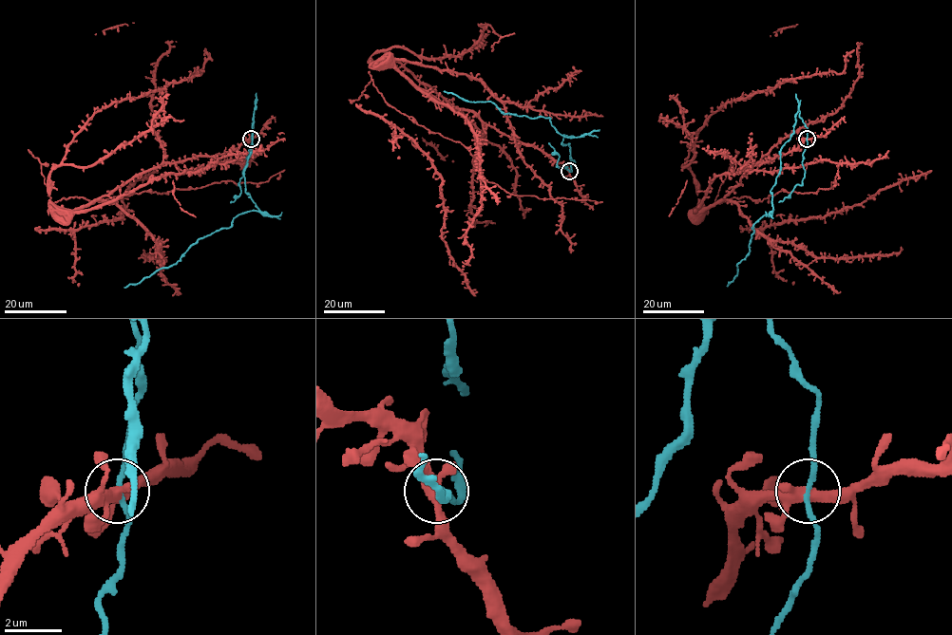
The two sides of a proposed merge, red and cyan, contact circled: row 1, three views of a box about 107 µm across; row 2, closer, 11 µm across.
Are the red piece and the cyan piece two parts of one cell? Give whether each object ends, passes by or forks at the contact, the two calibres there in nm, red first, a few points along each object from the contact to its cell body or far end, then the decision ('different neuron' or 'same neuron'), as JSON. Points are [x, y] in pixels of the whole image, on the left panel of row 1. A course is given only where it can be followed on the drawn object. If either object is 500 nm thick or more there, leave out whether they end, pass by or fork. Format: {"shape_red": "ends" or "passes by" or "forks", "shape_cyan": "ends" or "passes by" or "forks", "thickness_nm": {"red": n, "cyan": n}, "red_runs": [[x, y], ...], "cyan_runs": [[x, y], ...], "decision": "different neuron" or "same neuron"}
{"shape_red": "forks", "shape_cyan": "passes by", "thickness_nm": {"red": 340, "cyan": 160}, "red_runs": [[251, 139], [222, 154], [161, 162], [72, 210], [49, 200], [49, 173], [94, 114], [194, 77], [204, 48]], "cyan_runs": [[251, 139], [254, 110], [244, 174], [258, 210], [237, 214], [174, 264], [124, 288]], "decision": "different neuron"}

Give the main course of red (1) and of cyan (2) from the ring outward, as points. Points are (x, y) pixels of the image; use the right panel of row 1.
1: (807, 139), (756, 162), (702, 210), (687, 158), (704, 121), (725, 102), (778, 84), (841, 73), (854, 49)
2: (807, 139), (808, 128), (799, 111), (771, 191), (773, 210), (752, 227), (749, 252), (727, 286)

